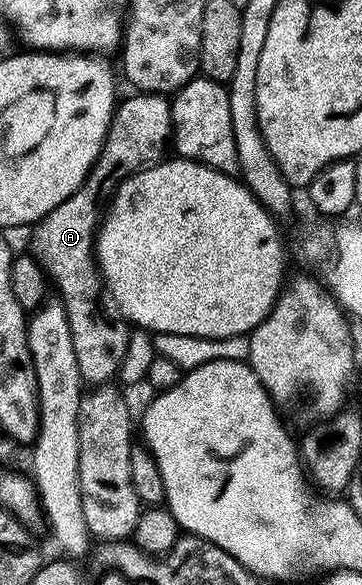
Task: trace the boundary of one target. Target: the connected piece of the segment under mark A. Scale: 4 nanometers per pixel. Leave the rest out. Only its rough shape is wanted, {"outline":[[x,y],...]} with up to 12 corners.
{"outline":[[171,102],[116,105],[81,188],[34,223],[30,249],[59,289],[91,388],[114,379],[133,333],[95,236],[116,180],[164,161]]}

